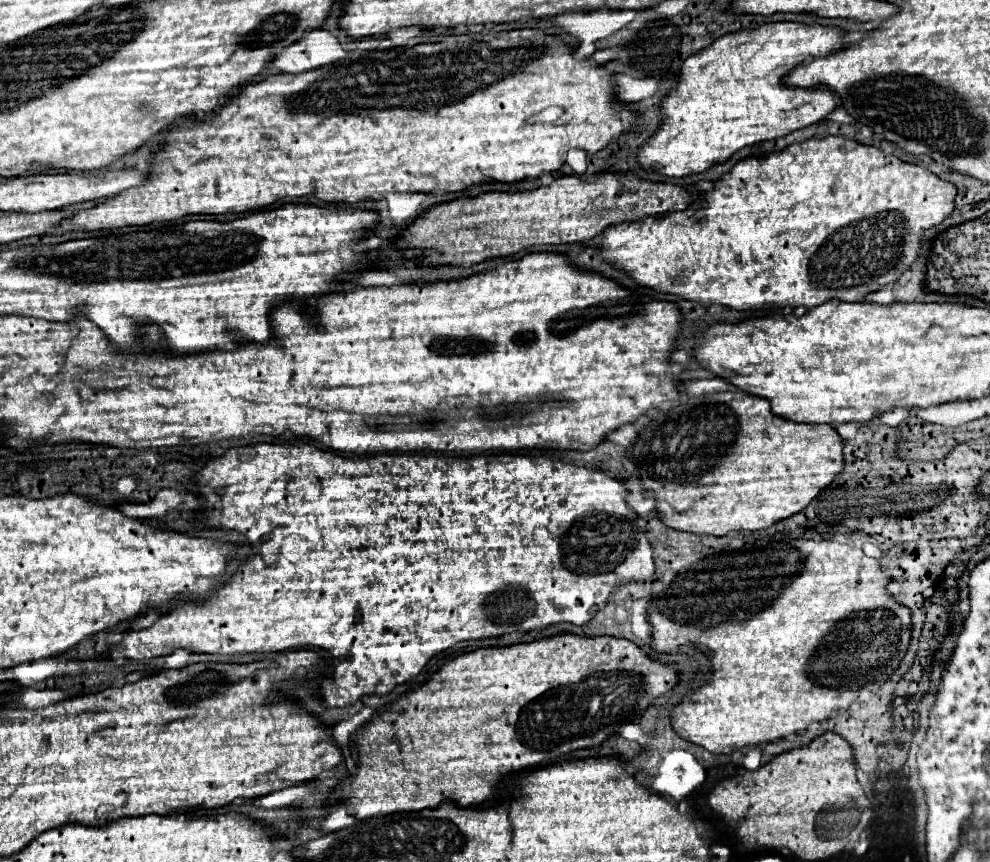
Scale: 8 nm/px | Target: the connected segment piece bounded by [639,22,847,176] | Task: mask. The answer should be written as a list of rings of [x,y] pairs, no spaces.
[[[769,22],[753,30],[739,30],[721,36],[711,46],[689,56],[683,62],[679,84],[665,96],[661,104],[665,114],[663,124],[659,132],[643,144],[639,152],[639,164],[643,168],[653,168],[665,176],[687,176],[703,172],[715,162],[725,162],[731,154],[745,146],[787,136],[799,128],[825,120],[839,104],[837,94],[829,90],[829,86],[821,84],[817,88],[807,90],[787,86],[783,80],[789,72],[793,72],[807,60],[833,54],[845,46],[845,32],[841,28],[801,22]]]

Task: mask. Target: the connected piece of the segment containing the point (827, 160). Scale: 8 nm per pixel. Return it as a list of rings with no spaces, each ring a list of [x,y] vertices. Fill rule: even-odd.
[[[827,136],[827,138],[811,138],[801,144],[791,144],[781,152],[771,152],[765,156],[751,156],[735,164],[735,168],[725,174],[721,180],[715,182],[715,188],[711,192],[701,194],[695,202],[689,204],[689,208],[665,216],[649,216],[645,220],[633,220],[633,222],[621,222],[605,230],[605,238],[601,242],[603,258],[609,260],[613,266],[623,268],[627,274],[635,278],[637,284],[655,288],[657,292],[665,294],[677,294],[687,300],[703,302],[703,304],[721,304],[735,310],[751,310],[751,312],[763,312],[763,310],[781,310],[781,308],[799,308],[811,310],[827,300],[843,300],[843,302],[865,302],[869,294],[877,292],[879,288],[887,284],[895,284],[899,276],[909,270],[909,266],[919,258],[921,252],[921,236],[925,230],[941,224],[949,214],[953,214],[955,208],[955,196],[957,190],[953,184],[941,180],[933,172],[929,172],[923,166],[909,164],[899,160],[893,154],[885,154],[883,150],[867,144],[859,144],[845,136]]]

